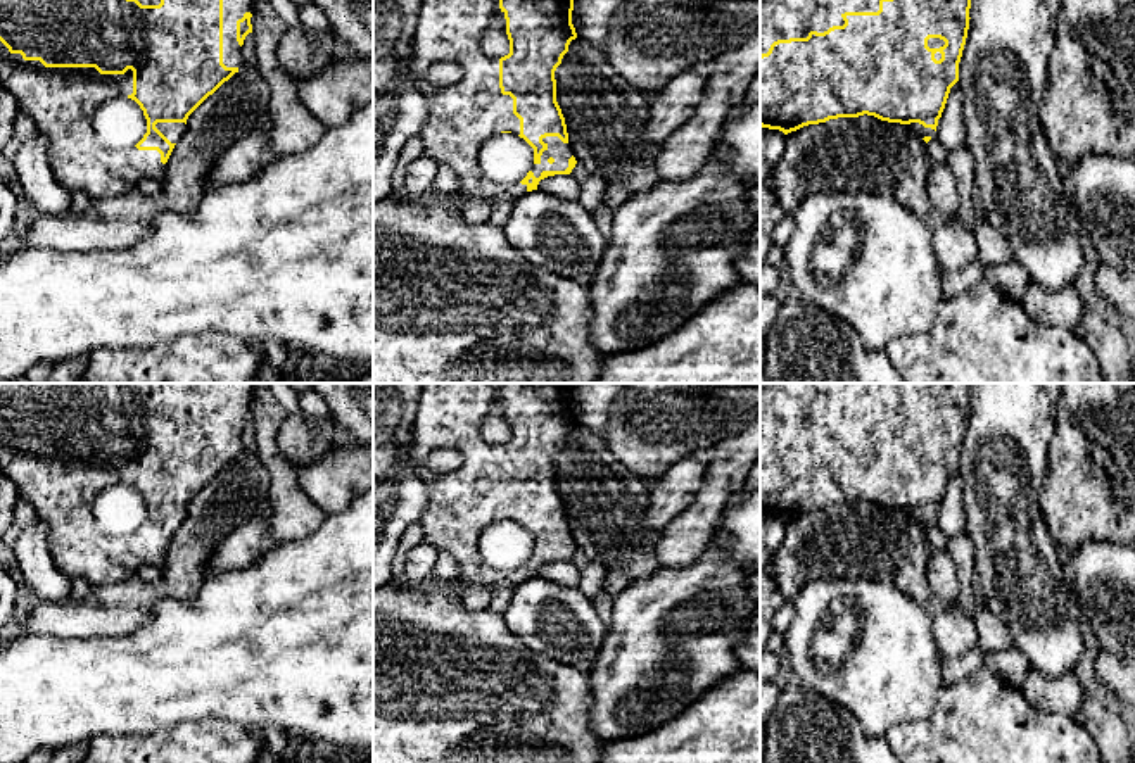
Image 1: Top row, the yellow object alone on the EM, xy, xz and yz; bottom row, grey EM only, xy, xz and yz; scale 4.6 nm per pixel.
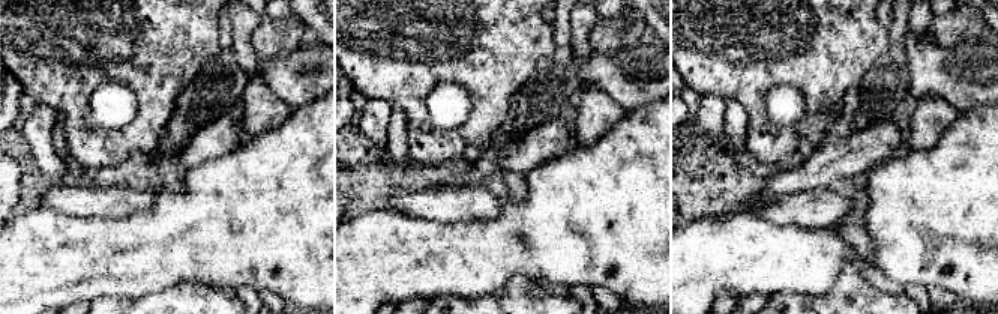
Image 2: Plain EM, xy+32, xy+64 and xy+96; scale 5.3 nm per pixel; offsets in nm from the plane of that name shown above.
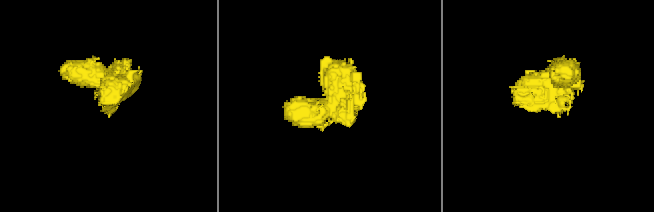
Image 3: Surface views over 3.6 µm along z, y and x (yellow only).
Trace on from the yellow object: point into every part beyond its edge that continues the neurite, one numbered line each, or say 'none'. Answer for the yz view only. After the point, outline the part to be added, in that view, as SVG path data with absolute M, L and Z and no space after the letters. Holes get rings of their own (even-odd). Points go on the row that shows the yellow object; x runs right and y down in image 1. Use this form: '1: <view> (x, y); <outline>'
1: yz (779, 19); M760 0L760 55L777 40L843 26L845 12L878 12L879 0Z

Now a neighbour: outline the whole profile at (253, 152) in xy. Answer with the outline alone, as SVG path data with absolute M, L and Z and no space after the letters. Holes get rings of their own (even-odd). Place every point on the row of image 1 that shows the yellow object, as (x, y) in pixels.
M252 131L233 143L216 161L207 181L206 190L228 183L249 180L275 159L269 145L269 136Z

